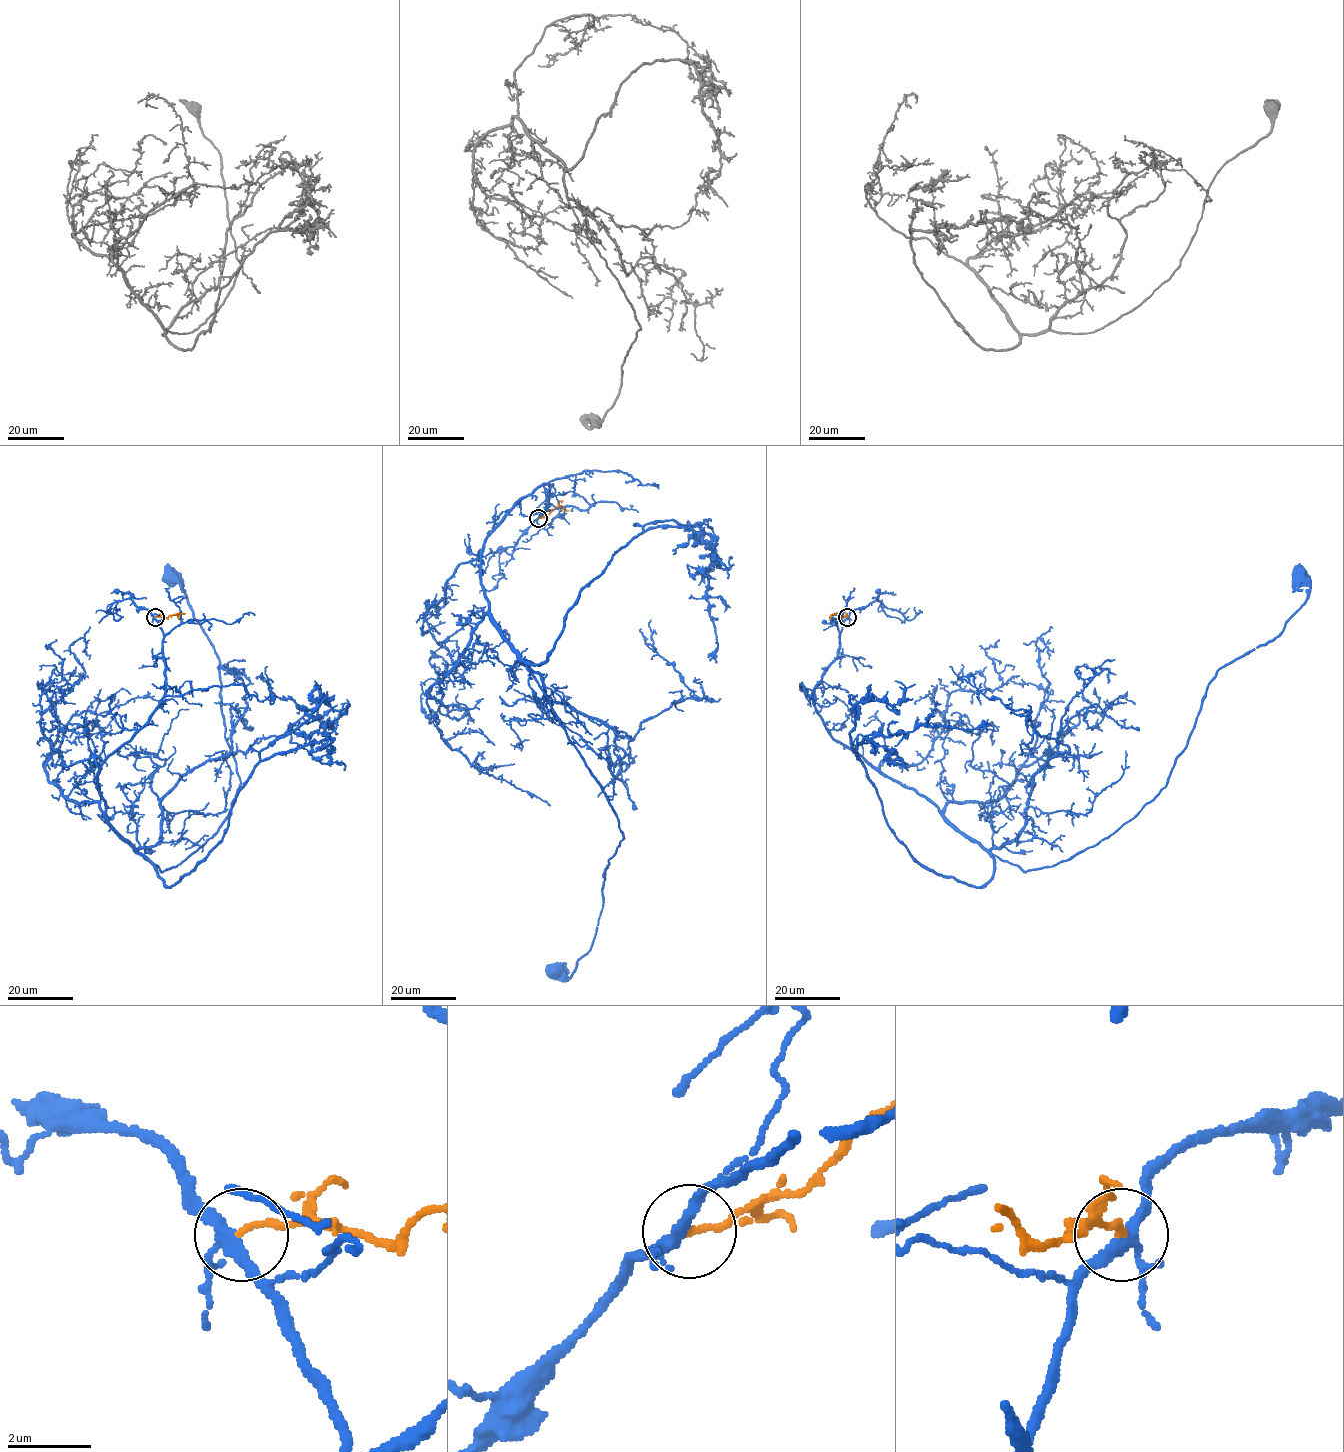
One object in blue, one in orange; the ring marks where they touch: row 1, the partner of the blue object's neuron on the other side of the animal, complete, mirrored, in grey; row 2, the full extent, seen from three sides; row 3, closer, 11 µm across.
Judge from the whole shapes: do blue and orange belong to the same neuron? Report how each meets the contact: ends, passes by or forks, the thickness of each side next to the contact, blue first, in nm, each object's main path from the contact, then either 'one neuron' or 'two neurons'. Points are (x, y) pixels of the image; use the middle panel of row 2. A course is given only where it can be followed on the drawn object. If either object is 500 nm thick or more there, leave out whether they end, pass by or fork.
blue forks | orange ends | 240/150 nm | blue via (538, 518), (548, 484), (487, 537), (489, 620), (624, 837), (604, 870), (591, 948), (567, 980), (553, 969) | orange via (538, 518), (559, 506), (568, 510) | two neurons

